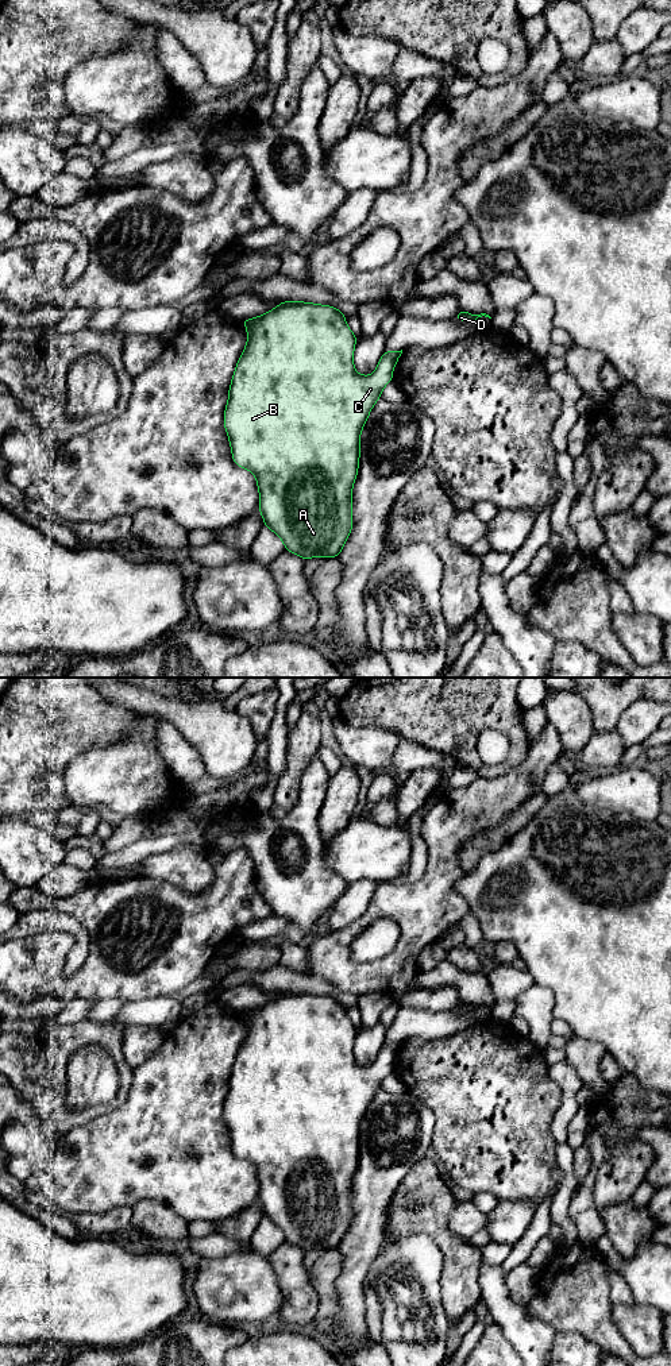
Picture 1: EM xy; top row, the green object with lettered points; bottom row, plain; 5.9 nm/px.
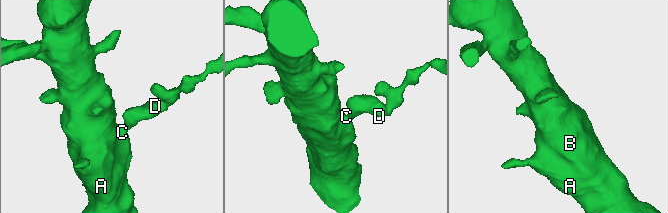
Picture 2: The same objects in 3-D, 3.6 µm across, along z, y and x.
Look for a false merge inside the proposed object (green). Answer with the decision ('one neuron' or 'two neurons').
one neuron

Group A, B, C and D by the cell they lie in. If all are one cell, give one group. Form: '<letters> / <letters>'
A B C D

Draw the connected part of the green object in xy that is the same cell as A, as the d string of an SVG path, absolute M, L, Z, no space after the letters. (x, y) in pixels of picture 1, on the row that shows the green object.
M282 301L274 309L258 317L242 320L240 323L247 328L247 343L236 363L236 368L228 389L228 402L224 409L224 429L230 440L232 460L238 467L246 468L255 475L259 491L258 510L262 514L265 526L279 536L286 551L293 555L298 555L304 560L311 557L338 557L347 543L348 535L352 530L352 487L359 468L360 432L373 406L382 397L382 389L389 382L393 382L392 373L402 354L402 350L385 350L374 374L358 374L354 366L354 348L358 337L347 325L346 319L347 317L339 309L331 305L320 305L305 301Z

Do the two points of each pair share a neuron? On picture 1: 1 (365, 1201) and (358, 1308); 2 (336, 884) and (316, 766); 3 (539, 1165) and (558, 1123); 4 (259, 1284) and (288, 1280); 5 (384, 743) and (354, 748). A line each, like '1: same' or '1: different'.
1: same
2: same
3: different
4: different
5: same

